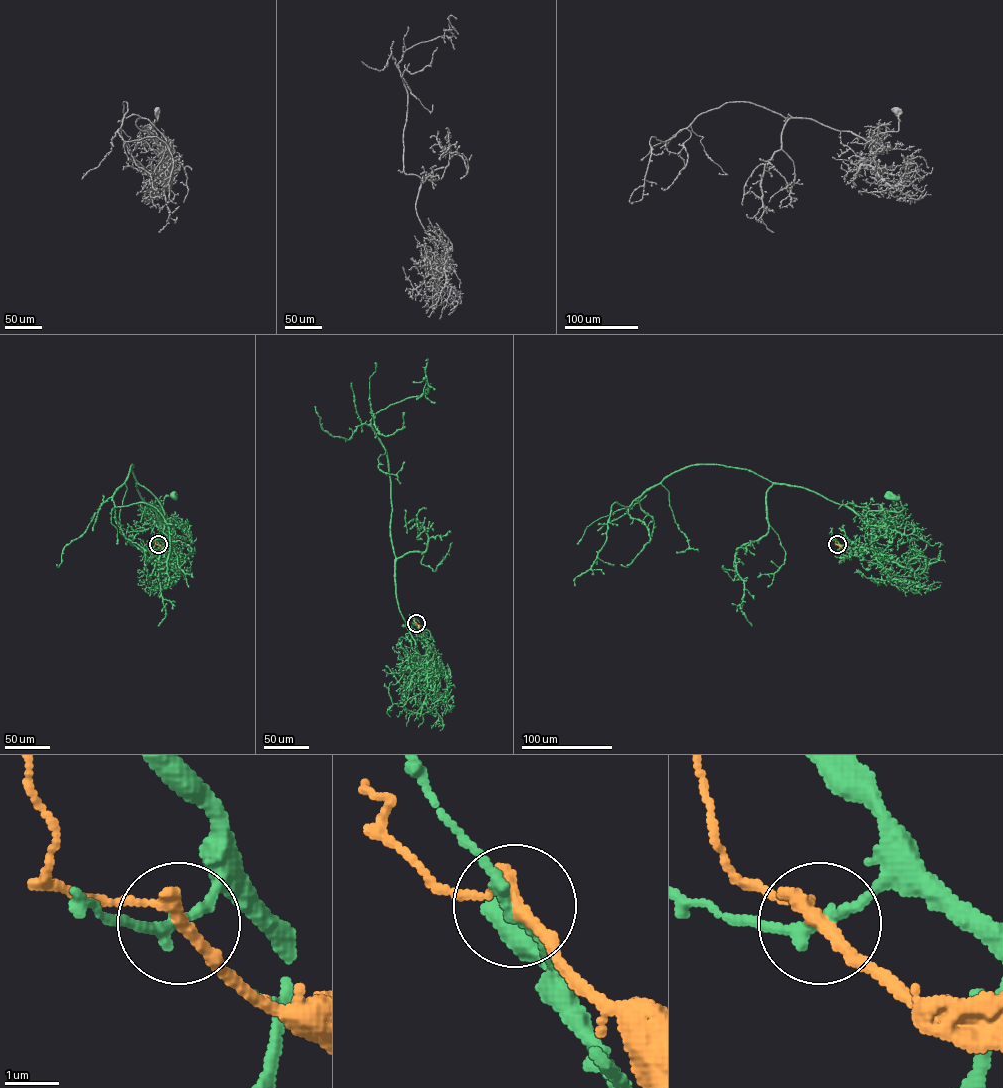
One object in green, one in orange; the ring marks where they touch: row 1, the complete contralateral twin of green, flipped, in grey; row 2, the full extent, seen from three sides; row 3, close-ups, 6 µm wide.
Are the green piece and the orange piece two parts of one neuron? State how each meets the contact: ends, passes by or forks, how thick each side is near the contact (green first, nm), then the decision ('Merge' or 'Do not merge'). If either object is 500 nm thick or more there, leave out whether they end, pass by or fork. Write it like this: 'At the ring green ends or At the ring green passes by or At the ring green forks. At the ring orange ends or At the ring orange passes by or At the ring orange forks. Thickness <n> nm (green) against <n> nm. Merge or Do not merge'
At the ring green passes by. At the ring orange passes by. Thickness 190 nm (green) against 240 nm. Do not merge

